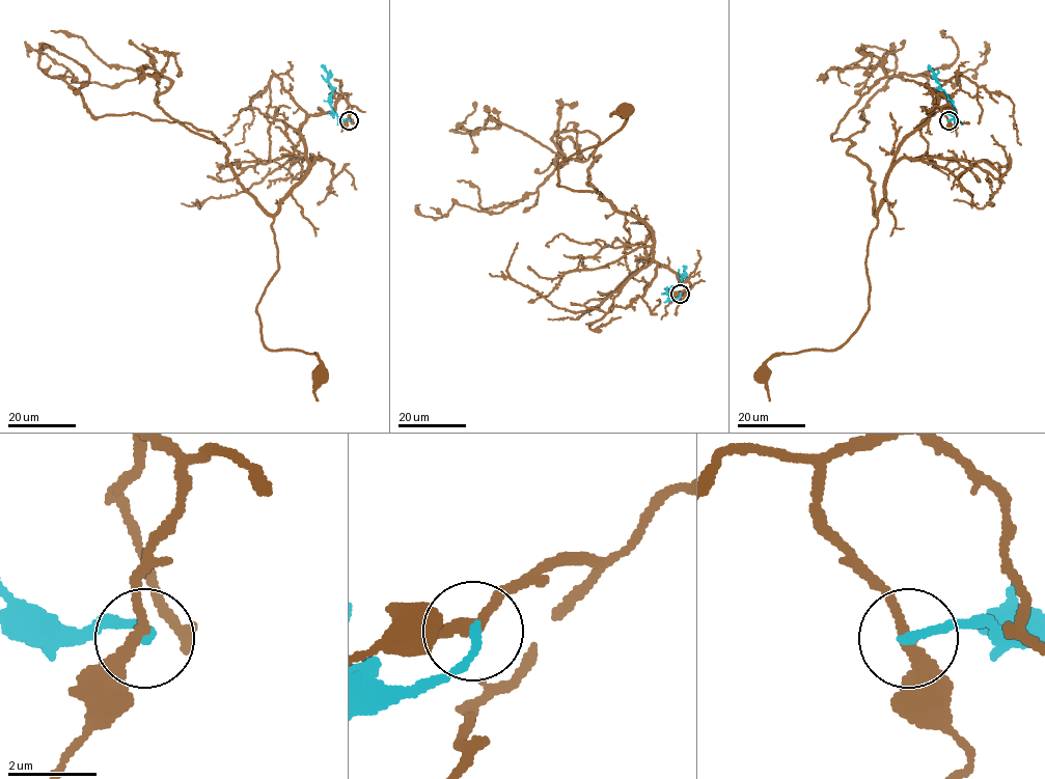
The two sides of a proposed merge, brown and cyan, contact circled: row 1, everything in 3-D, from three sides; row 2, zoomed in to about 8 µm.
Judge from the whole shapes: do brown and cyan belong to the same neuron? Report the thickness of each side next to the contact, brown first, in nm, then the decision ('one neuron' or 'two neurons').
280/180 nm | two neurons

